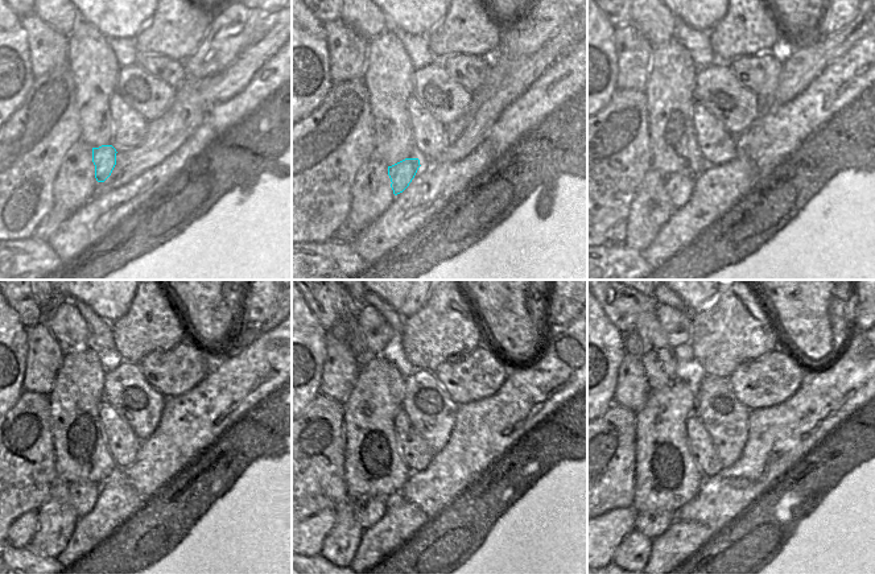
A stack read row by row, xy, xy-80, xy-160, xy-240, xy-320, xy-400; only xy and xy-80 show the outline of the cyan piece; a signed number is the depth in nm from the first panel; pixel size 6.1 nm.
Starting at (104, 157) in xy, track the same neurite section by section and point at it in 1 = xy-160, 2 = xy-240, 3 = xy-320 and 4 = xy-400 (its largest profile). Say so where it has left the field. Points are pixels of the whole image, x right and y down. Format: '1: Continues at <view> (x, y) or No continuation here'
1: Continues at xy-160 (679, 186)
2: Continues at xy-240 (82, 496)
3: Continues at xy-320 (367, 510)
4: Continues at xy-400 (651, 524).

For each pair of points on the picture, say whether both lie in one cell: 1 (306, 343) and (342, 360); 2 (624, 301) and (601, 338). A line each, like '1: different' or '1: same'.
1: different
2: different

